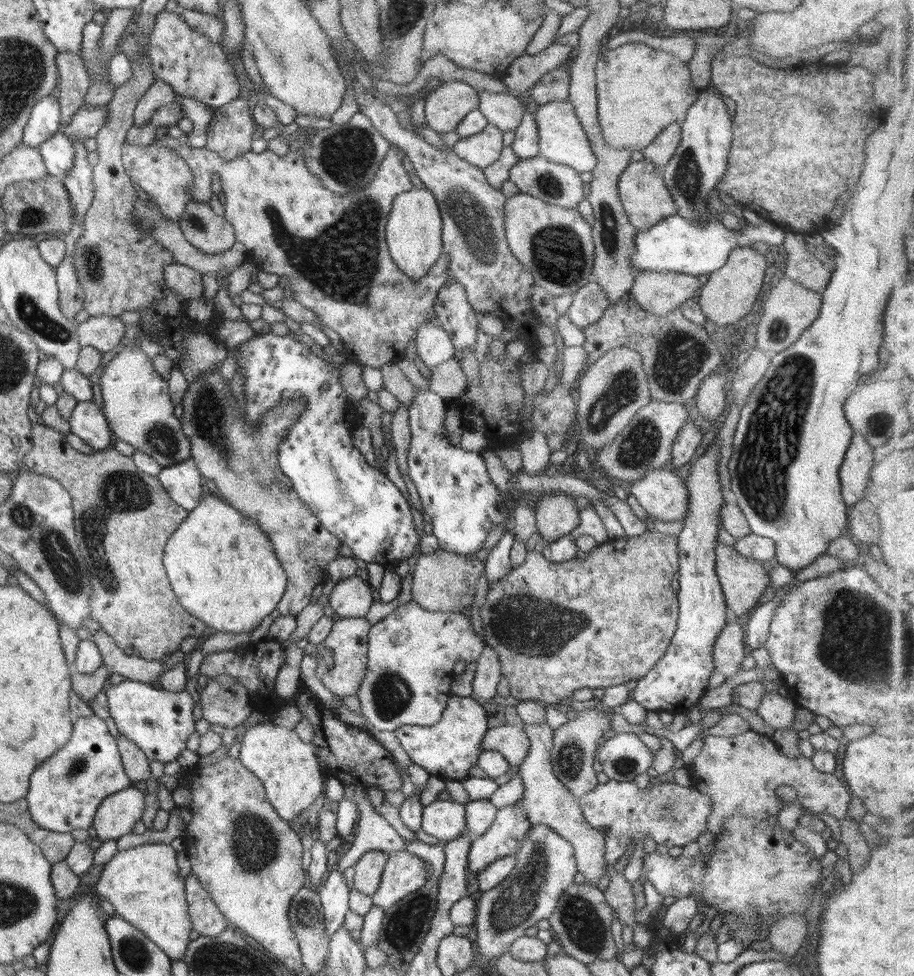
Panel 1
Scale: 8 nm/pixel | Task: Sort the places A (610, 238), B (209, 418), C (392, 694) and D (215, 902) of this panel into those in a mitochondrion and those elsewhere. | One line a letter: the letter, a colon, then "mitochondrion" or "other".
A: mitochondrion
B: mitochondrion
C: mitochondrion
D: other

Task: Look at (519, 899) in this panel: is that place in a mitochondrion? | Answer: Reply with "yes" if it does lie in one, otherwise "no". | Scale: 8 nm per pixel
yes

